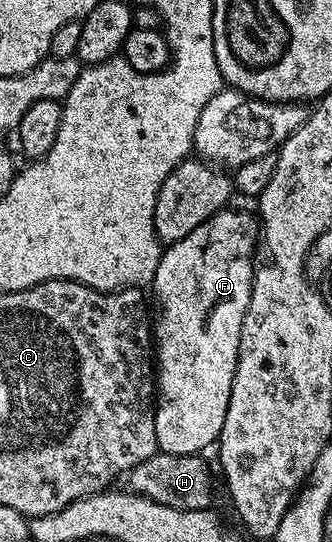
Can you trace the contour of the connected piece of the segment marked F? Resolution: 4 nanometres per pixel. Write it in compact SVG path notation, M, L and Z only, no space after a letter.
M226 209L217 212L203 225L191 229L187 237L179 241L168 244L162 250L159 269L155 269L155 277L151 284L153 295L157 298L155 303L155 437L158 448L167 455L196 455L204 452L204 447L209 447L218 442L223 429L223 421L227 421L227 405L231 401L231 385L235 381L235 369L237 368L237 358L239 357L239 337L243 329L243 317L249 308L249 298L253 288L253 273L255 262L253 263L253 246L259 243L259 223L245 211L232 211Z

